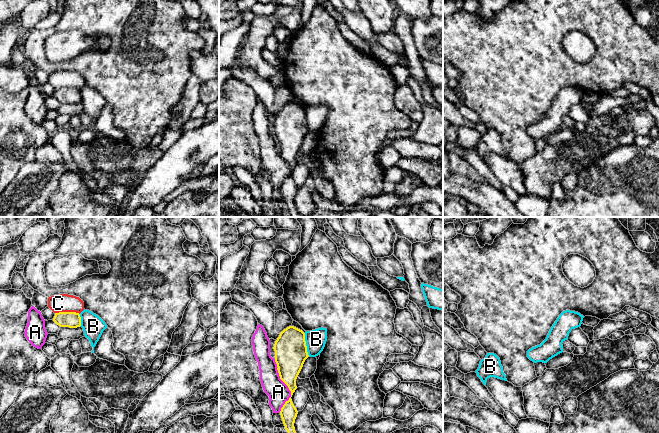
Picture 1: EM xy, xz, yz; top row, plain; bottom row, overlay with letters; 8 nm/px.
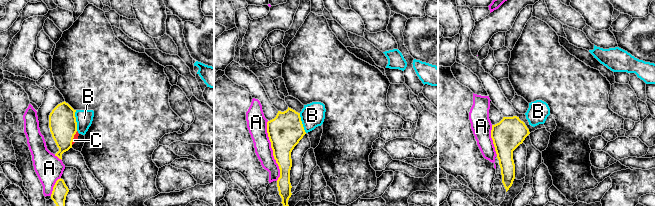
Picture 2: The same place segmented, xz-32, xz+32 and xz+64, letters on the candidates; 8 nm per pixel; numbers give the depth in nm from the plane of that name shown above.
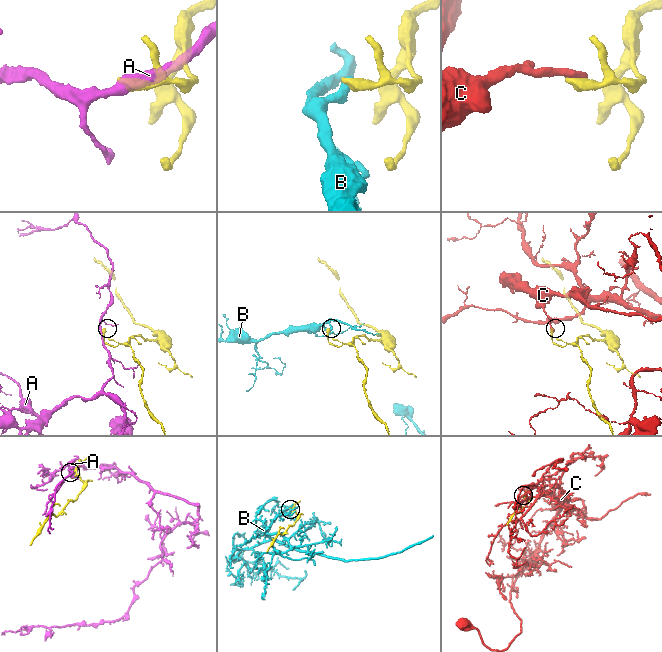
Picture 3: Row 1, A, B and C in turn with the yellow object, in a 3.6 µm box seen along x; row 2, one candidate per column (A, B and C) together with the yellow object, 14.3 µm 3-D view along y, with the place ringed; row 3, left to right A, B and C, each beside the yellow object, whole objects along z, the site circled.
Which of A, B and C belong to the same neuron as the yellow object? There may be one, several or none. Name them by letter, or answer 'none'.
none

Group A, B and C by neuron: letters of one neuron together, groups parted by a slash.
A / B / C

